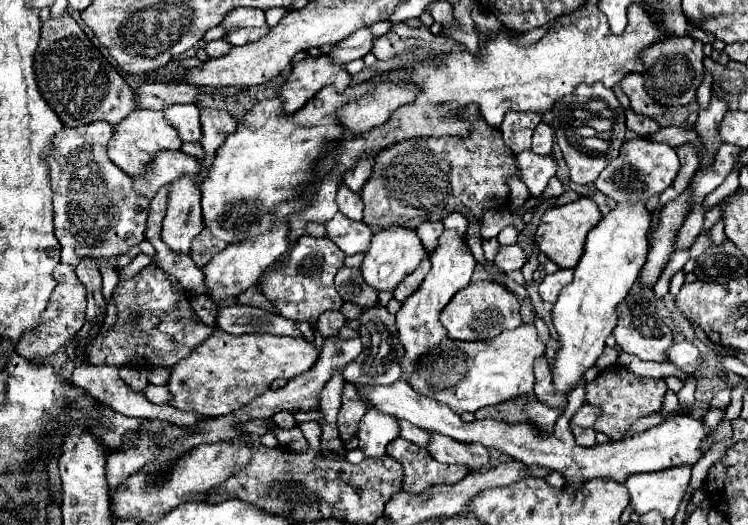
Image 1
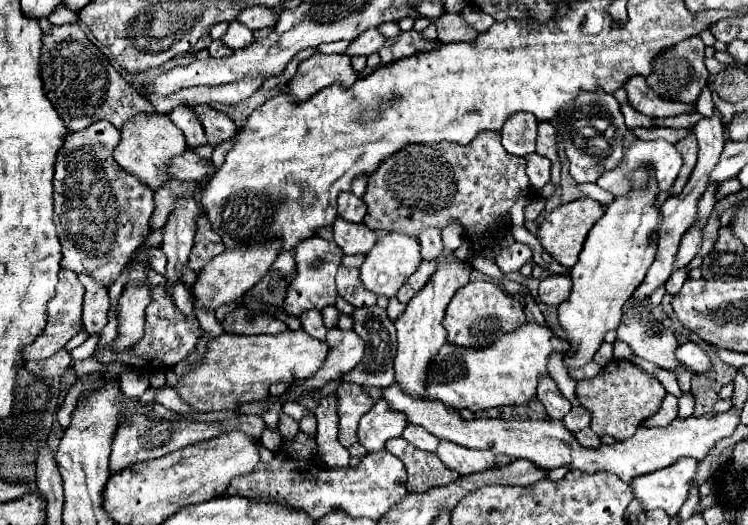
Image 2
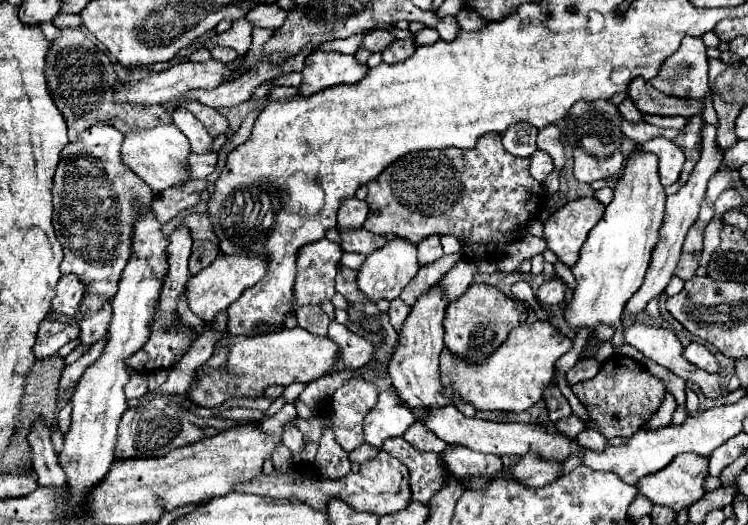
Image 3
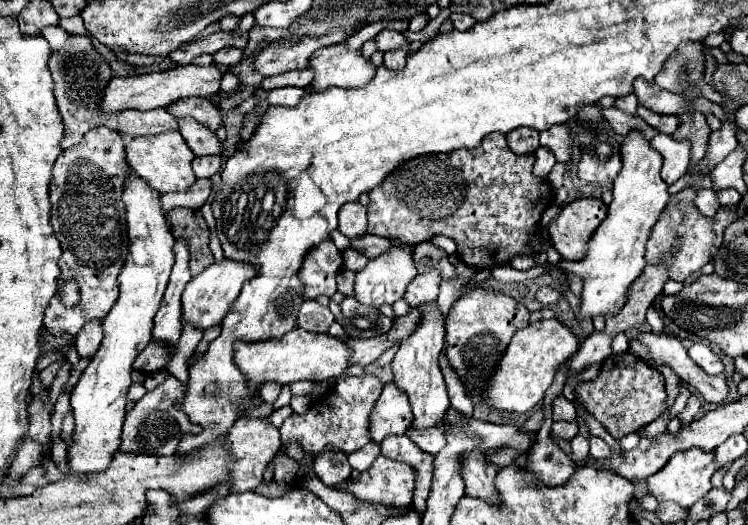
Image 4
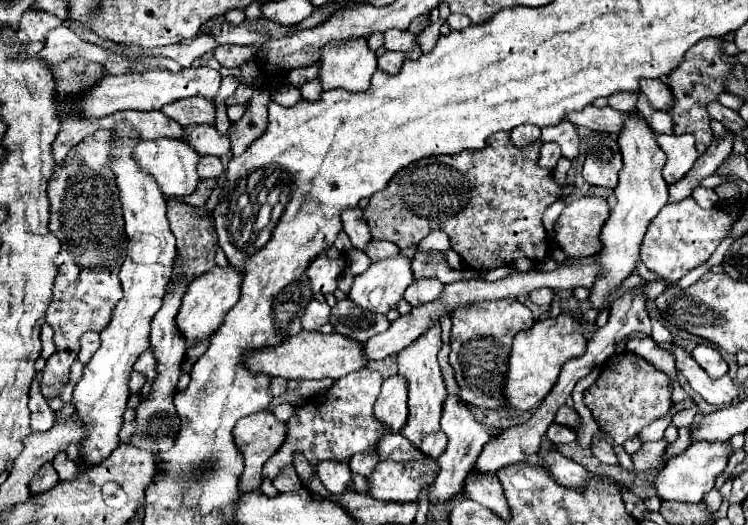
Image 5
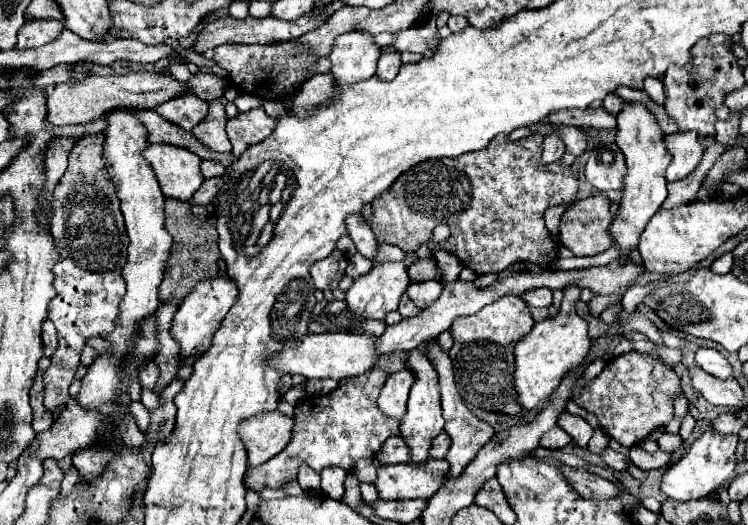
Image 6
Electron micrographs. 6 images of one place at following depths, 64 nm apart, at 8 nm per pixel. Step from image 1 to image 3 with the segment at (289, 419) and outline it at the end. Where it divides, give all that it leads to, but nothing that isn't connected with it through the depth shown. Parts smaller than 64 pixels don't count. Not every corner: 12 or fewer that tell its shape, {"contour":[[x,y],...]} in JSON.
{"contour":[[294,420],[286,422],[282,444],[294,454],[302,452],[304,440]]}

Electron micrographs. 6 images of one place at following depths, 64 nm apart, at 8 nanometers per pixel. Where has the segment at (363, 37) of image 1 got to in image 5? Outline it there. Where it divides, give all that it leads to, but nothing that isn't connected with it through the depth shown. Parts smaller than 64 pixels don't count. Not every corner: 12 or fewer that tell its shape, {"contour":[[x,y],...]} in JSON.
{"contour":[[408,30],[384,32],[386,50],[408,52],[416,38]]}

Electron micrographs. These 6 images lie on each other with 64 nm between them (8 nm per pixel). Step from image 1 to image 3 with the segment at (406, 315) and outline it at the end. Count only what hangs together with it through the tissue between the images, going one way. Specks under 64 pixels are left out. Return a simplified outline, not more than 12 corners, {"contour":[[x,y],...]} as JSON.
{"contour":[[438,282],[400,328],[390,378],[410,406],[448,404]]}

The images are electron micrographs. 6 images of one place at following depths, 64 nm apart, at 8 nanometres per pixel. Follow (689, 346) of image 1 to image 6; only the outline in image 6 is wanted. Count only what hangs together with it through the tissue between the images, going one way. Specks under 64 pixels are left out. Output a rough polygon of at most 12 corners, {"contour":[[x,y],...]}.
{"contour":[[698,348],[696,364],[716,378],[732,366],[714,348]]}

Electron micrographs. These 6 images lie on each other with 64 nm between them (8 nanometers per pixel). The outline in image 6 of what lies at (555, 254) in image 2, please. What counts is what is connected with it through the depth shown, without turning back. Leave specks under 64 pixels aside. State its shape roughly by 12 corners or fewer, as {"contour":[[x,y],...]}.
{"contour":[[576,200],[558,240],[574,256],[610,248],[610,200]]}

